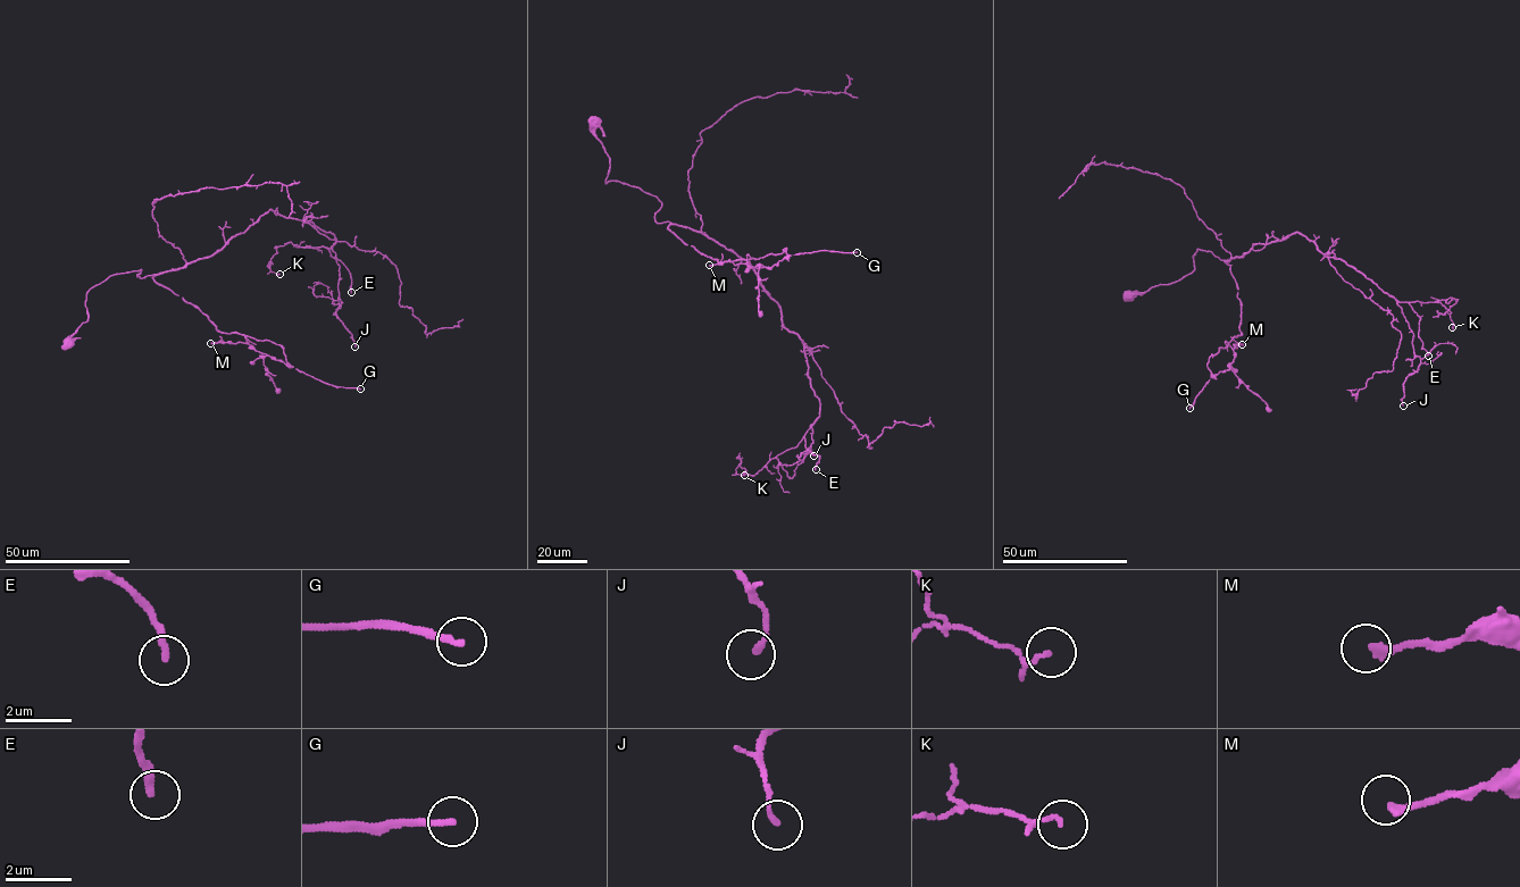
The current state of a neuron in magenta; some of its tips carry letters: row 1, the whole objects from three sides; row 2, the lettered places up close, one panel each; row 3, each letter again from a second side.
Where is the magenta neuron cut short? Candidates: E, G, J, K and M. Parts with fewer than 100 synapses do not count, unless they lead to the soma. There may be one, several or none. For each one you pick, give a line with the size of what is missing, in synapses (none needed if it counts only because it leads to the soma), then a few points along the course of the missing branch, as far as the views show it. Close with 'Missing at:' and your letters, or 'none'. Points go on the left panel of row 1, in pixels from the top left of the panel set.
G: about 140 synapses
Missing at: G

